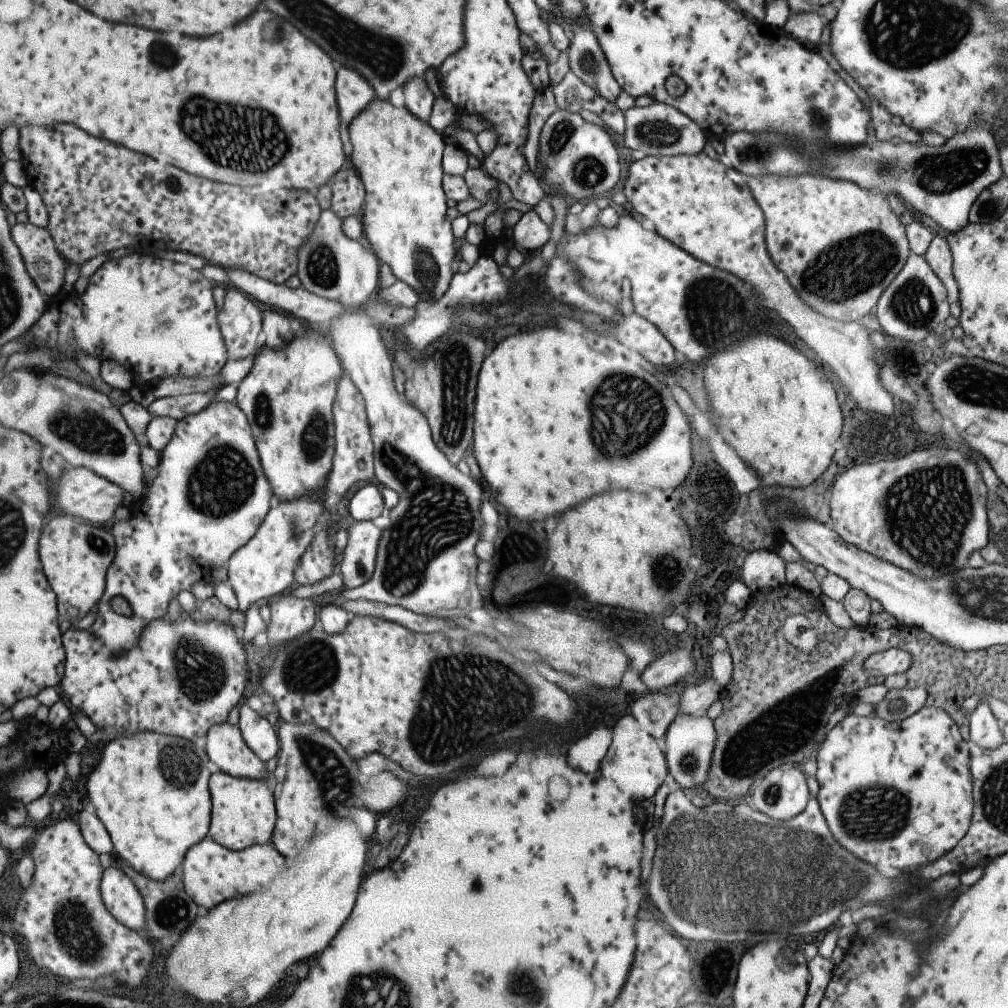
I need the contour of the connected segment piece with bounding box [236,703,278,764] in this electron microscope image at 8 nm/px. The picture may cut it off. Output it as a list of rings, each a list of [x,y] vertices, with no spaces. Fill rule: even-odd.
[[[244,703],[239,709],[238,726],[244,743],[265,764],[274,759],[278,751],[276,729],[271,727],[263,713],[256,713]]]

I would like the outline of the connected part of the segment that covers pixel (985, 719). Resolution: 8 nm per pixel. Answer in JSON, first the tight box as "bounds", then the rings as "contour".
{"bounds":[967,700,1004,750],"contour":[[[979,700],[975,710],[967,721],[968,741],[975,743],[983,750],[991,750],[1004,742],[1002,730],[995,717],[983,700]]]}

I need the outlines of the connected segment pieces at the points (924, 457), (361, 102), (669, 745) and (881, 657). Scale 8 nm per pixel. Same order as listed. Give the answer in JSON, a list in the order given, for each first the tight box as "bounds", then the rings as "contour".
[{"bounds":[828,448,986,581],"contour":[[[931,448],[907,454],[899,460],[863,462],[835,476],[831,490],[828,490],[829,527],[847,544],[911,573],[921,581],[941,578],[967,567],[966,560],[971,552],[986,545],[985,490],[977,466],[965,452],[955,448]]]},{"bounds":[335,66,375,124],"contour":[[[345,66],[337,68],[335,96],[337,96],[339,118],[343,124],[347,124],[357,112],[364,111],[369,102],[375,99],[374,90],[368,80]]]},{"bounds":[664,713,716,790],"contour":[[[679,713],[664,729],[664,757],[666,772],[679,784],[681,790],[695,790],[708,779],[710,758],[715,746],[716,732],[711,719]]]},{"bounds":[863,647,912,676],"contour":[[[890,647],[879,653],[869,655],[864,660],[863,668],[869,676],[883,676],[903,674],[912,663],[909,651],[897,647]]]}]

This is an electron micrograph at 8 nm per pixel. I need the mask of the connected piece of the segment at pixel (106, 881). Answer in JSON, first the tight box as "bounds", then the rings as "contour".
{"bounds":[99,864,144,931],"contour":[[[114,864],[103,869],[99,892],[101,902],[117,922],[138,931],[144,928],[144,904],[132,880]]]}

